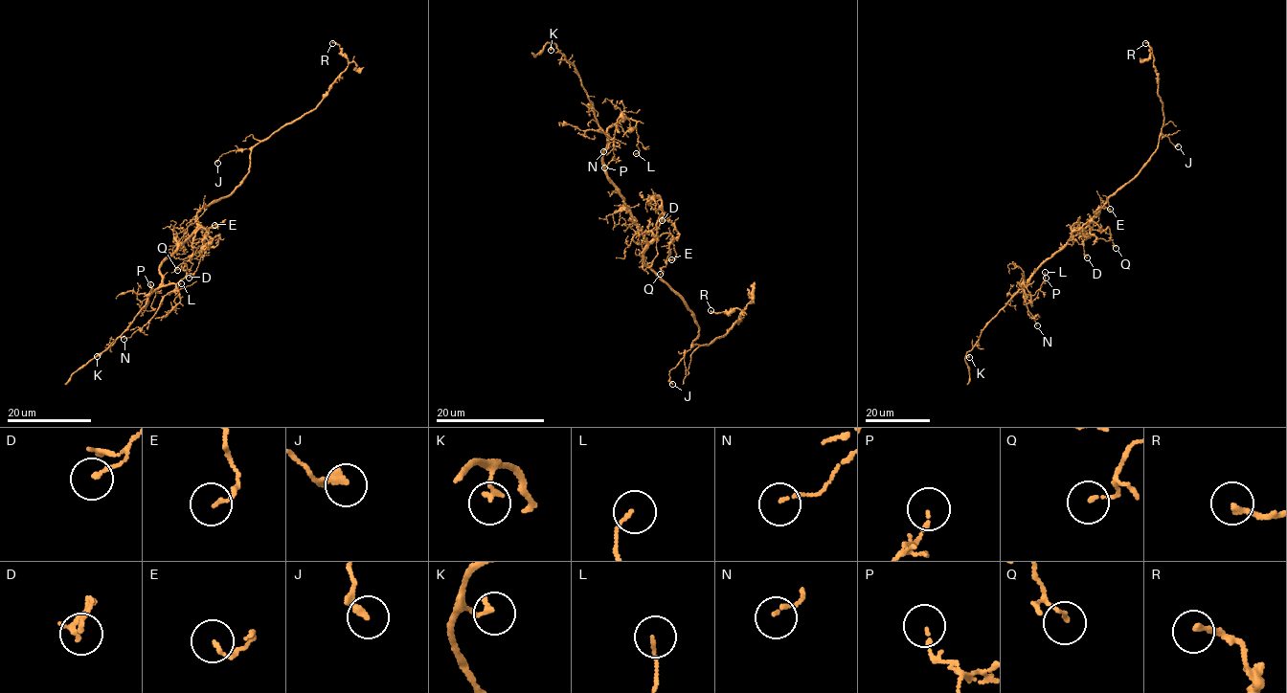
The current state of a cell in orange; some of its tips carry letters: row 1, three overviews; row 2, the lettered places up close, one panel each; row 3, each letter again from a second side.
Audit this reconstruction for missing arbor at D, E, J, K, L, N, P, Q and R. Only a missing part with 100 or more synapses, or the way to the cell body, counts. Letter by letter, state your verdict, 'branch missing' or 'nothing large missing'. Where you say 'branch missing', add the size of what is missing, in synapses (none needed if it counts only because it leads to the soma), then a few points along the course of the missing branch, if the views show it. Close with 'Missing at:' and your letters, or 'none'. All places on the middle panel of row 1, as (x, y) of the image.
D: nothing large missing
E: nothing large missing
J: nothing large missing
K: nothing large missing
L: nothing large missing
N: nothing large missing
P: nothing large missing
Q: nothing large missing
R: nothing large missing
Missing at: none

